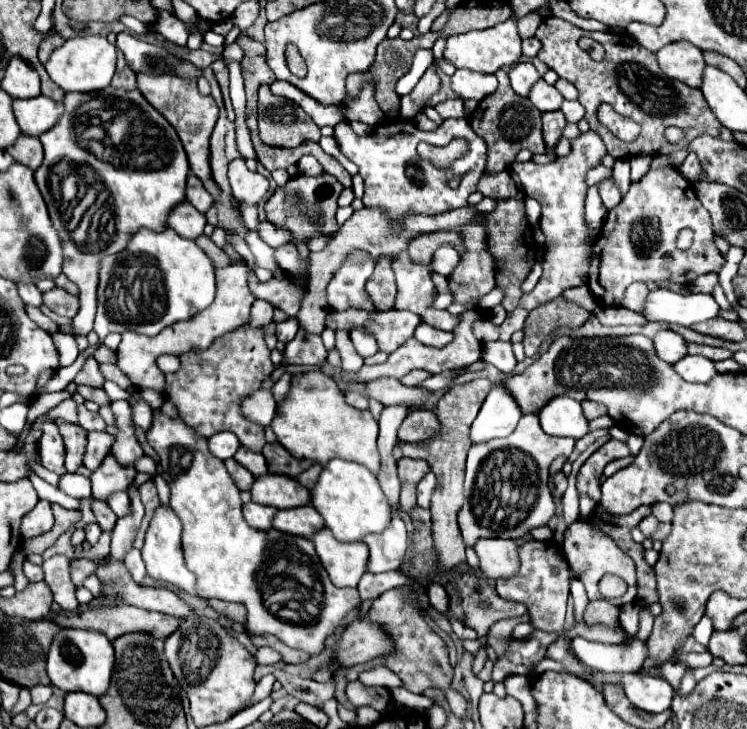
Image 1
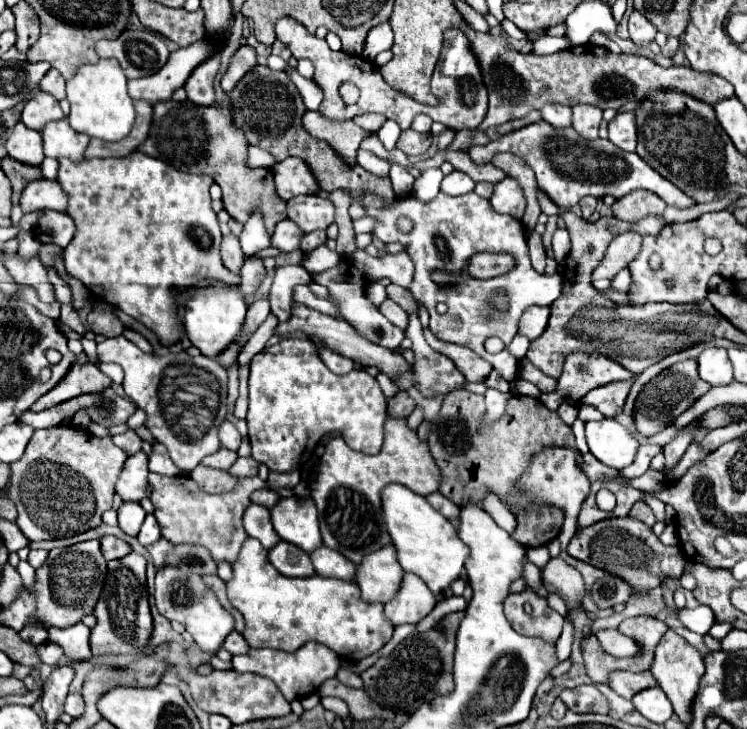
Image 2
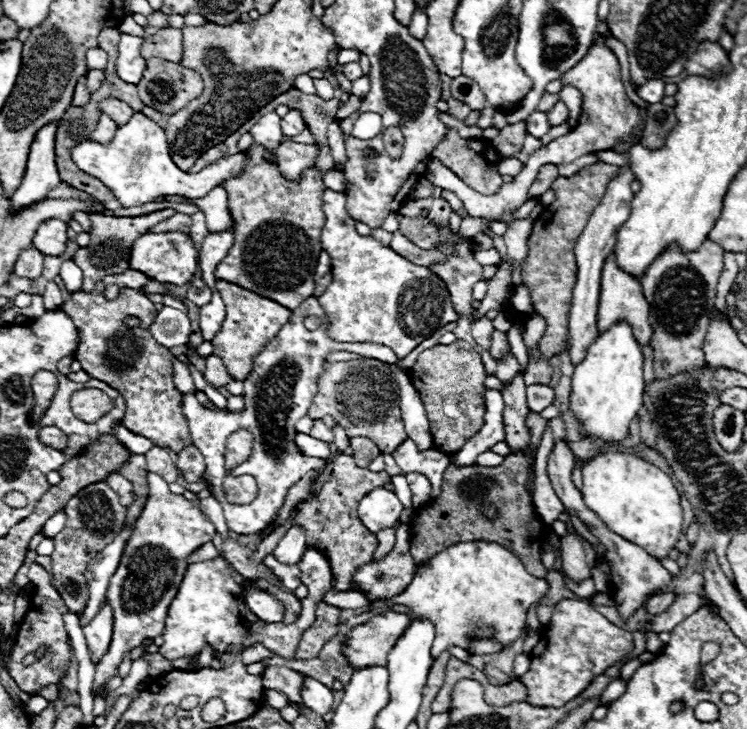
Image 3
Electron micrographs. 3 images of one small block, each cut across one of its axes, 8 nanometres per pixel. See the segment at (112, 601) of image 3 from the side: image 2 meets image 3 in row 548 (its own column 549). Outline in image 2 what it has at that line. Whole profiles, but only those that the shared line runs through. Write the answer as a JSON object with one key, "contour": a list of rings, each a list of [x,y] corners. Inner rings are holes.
{"contour":[[[544,120],[518,128],[516,132],[508,132],[486,146],[472,146],[468,150],[470,158],[476,164],[488,164],[498,152],[510,152],[526,160],[526,164],[536,172],[538,188],[544,190],[560,208],[576,206],[584,196],[622,198],[628,192],[640,188],[658,194],[670,206],[688,208],[694,204],[694,200],[686,192],[682,192],[656,170],[652,170],[638,154],[624,152],[610,140],[586,140],[572,128],[554,128]]]}

